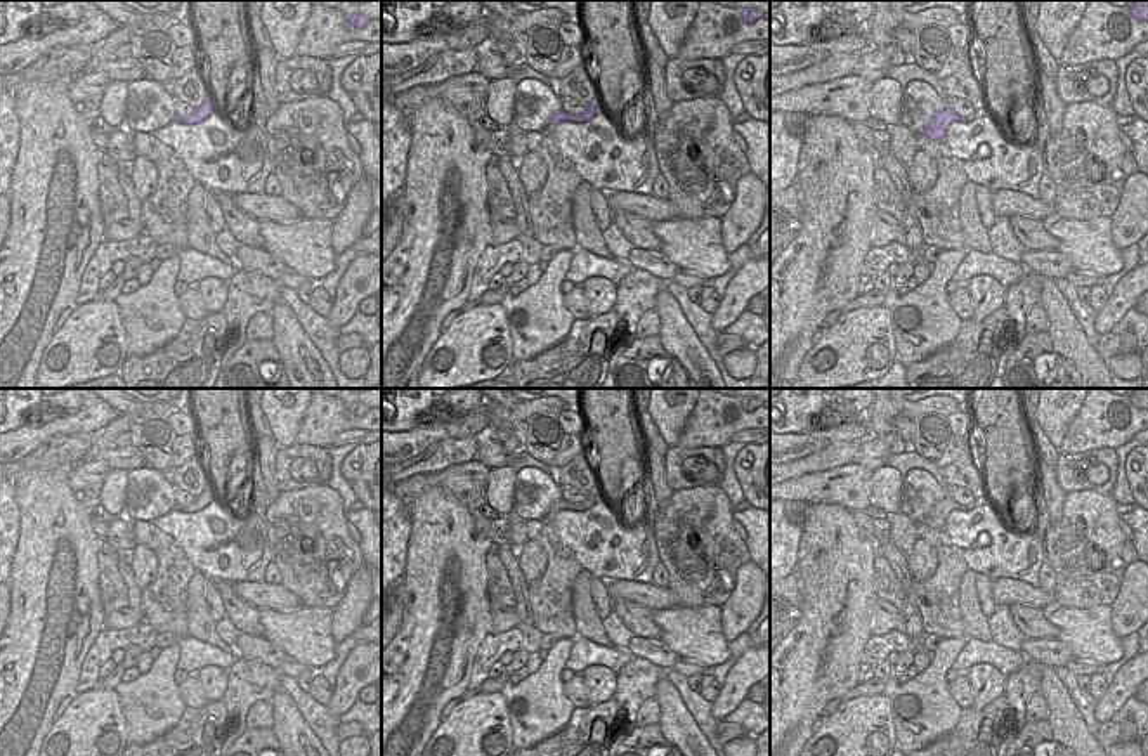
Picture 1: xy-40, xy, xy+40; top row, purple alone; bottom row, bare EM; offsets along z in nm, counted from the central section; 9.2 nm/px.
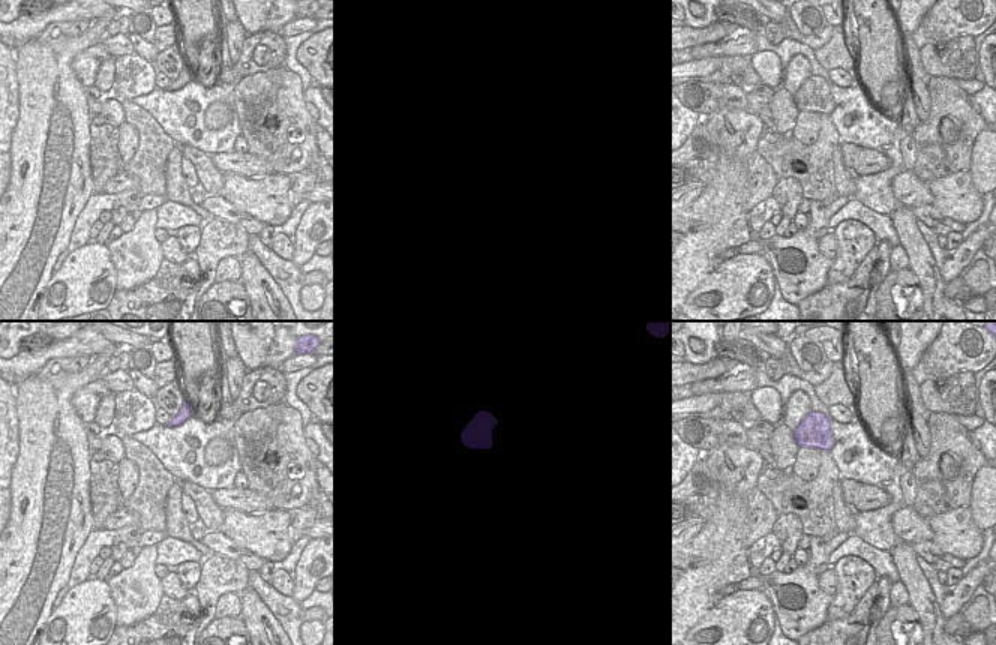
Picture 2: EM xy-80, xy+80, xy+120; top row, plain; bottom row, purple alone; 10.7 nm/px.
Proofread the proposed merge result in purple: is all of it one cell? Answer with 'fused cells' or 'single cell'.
single cell

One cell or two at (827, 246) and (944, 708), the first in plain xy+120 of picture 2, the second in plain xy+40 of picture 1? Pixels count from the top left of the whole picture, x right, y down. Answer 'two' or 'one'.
two

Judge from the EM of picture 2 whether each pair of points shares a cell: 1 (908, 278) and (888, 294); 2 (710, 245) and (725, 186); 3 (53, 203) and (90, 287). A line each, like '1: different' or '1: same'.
1: same
2: same
3: different

